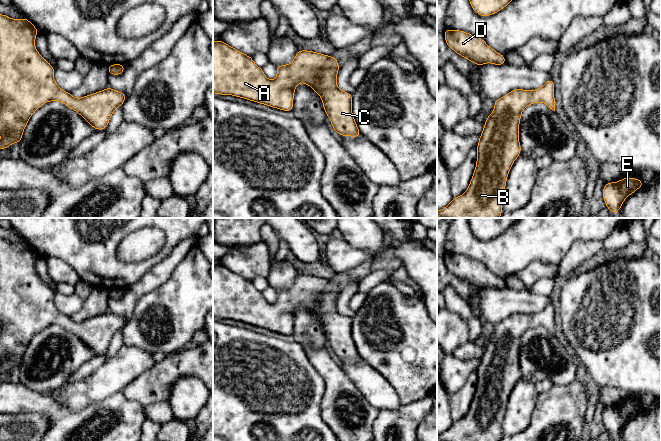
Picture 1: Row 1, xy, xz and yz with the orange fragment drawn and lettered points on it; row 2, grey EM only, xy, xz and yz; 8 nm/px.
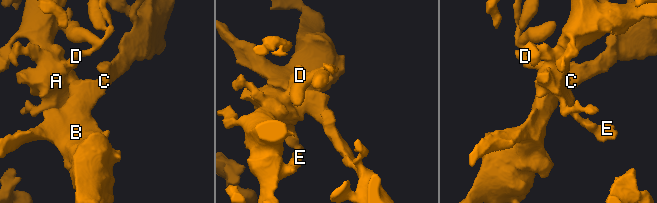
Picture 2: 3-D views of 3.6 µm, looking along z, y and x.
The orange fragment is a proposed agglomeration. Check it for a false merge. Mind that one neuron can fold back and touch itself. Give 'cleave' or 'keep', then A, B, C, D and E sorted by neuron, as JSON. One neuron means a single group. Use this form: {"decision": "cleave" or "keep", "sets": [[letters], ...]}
{"decision": "keep", "sets": [["A", "B", "C", "D", "E"]]}

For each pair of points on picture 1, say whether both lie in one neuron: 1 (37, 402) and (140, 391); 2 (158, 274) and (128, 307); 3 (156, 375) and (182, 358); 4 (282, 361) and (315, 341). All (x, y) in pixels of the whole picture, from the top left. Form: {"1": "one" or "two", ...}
{"1": "two", "2": "one", "3": "one", "4": "two"}

